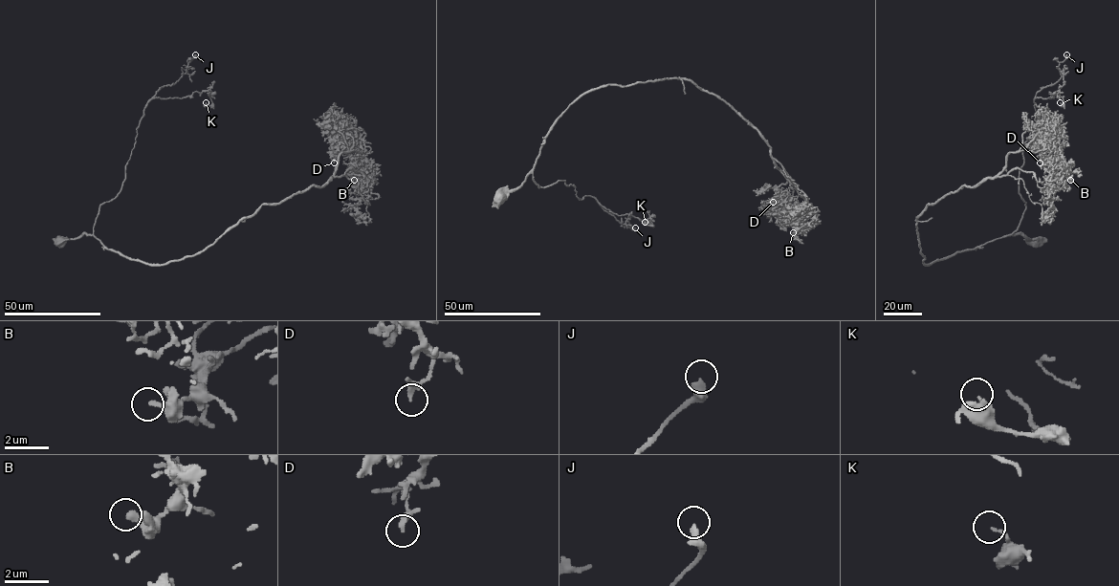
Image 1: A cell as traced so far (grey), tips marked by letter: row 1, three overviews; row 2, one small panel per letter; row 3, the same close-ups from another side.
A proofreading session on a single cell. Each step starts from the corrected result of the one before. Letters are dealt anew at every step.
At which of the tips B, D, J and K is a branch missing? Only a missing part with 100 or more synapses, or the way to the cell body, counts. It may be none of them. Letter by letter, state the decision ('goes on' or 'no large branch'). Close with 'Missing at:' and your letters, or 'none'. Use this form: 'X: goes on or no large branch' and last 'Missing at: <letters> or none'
B: no large branch
D: no large branch
J: no large branch
K: no large branch
Missing at: none

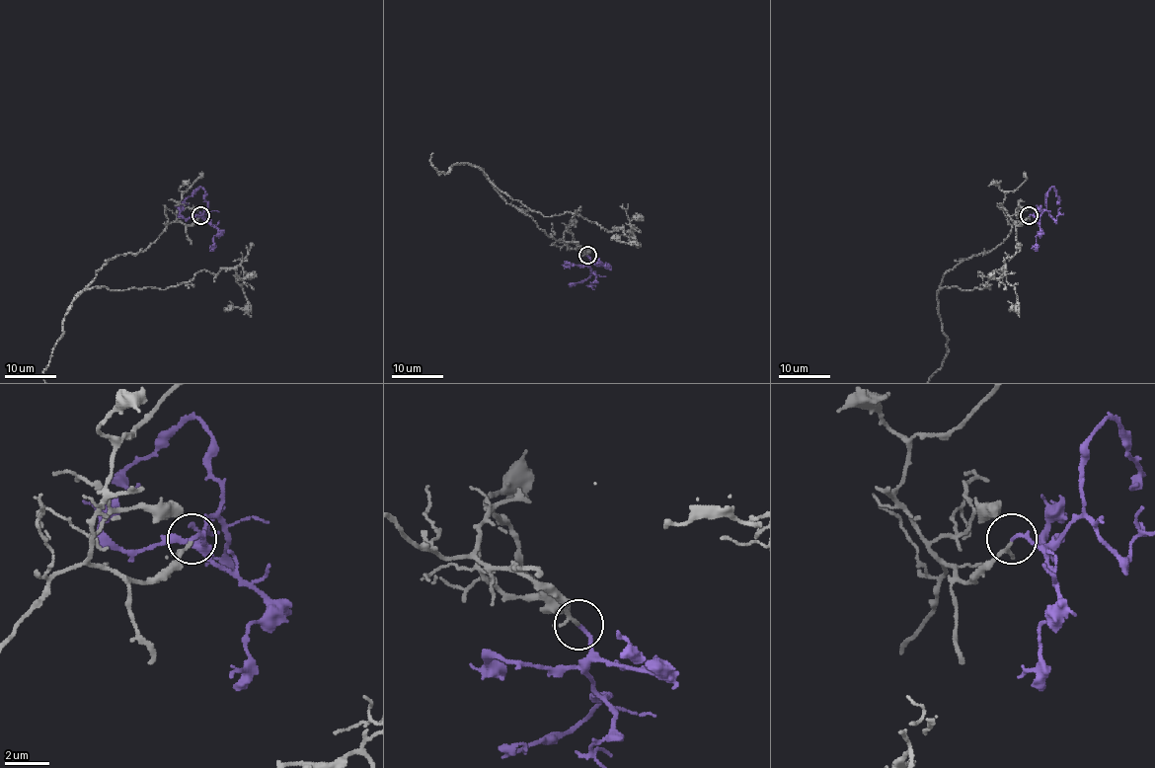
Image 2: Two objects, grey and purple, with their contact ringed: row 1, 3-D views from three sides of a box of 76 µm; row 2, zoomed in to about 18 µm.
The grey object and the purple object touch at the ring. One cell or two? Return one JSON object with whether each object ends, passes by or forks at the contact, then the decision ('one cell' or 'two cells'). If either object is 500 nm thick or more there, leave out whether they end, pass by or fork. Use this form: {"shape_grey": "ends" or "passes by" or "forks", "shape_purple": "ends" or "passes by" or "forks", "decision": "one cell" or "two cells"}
{"shape_grey": "passes by", "shape_purple": "ends", "decision": "one cell"}

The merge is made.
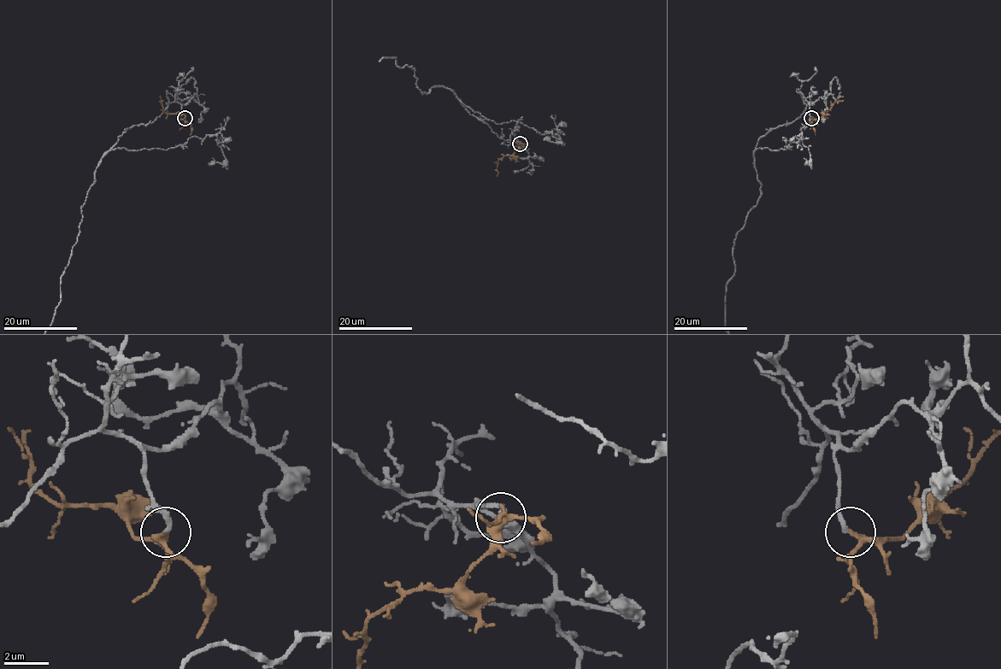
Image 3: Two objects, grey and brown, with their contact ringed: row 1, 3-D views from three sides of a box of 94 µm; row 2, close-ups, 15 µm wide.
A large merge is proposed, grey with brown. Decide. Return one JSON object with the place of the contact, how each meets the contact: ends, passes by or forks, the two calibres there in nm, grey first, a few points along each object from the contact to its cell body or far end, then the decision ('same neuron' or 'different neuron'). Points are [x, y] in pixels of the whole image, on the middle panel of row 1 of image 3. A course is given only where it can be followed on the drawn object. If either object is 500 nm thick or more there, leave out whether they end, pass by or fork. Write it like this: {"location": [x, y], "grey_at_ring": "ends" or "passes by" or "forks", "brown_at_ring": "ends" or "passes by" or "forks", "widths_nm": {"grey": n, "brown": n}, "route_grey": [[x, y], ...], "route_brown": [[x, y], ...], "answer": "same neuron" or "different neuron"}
{"location": [520, 143], "grey_at_ring": "ends", "brown_at_ring": "passes by", "widths_nm": {"grey": 200, "brown": 260}, "route_brown": [[520, 143], [510, 155], [504, 155], [497, 161], [497, 176]], "answer": "same neuron"}

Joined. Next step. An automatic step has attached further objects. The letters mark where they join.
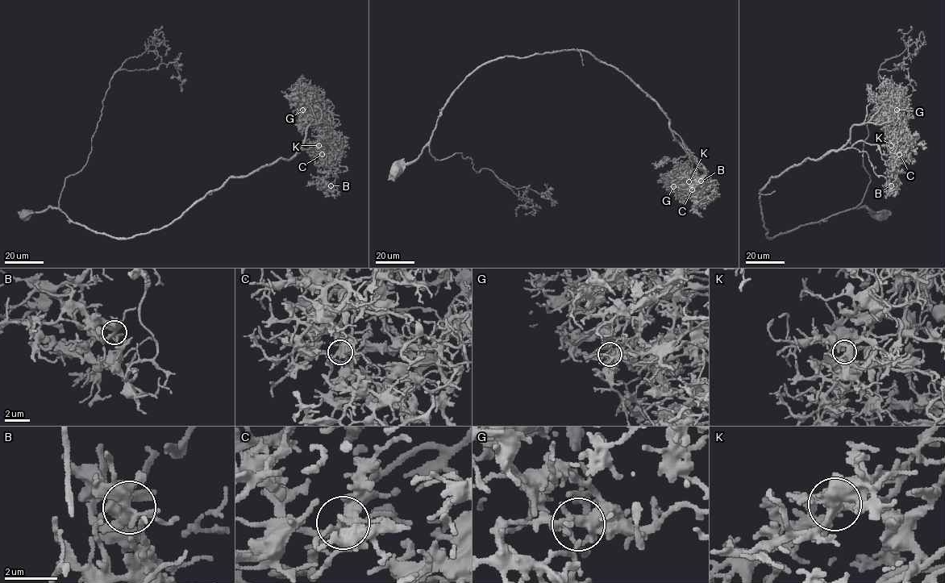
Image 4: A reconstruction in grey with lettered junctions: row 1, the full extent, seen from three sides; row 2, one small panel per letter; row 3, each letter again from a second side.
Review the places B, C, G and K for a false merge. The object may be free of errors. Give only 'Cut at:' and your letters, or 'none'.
Cut at: none

